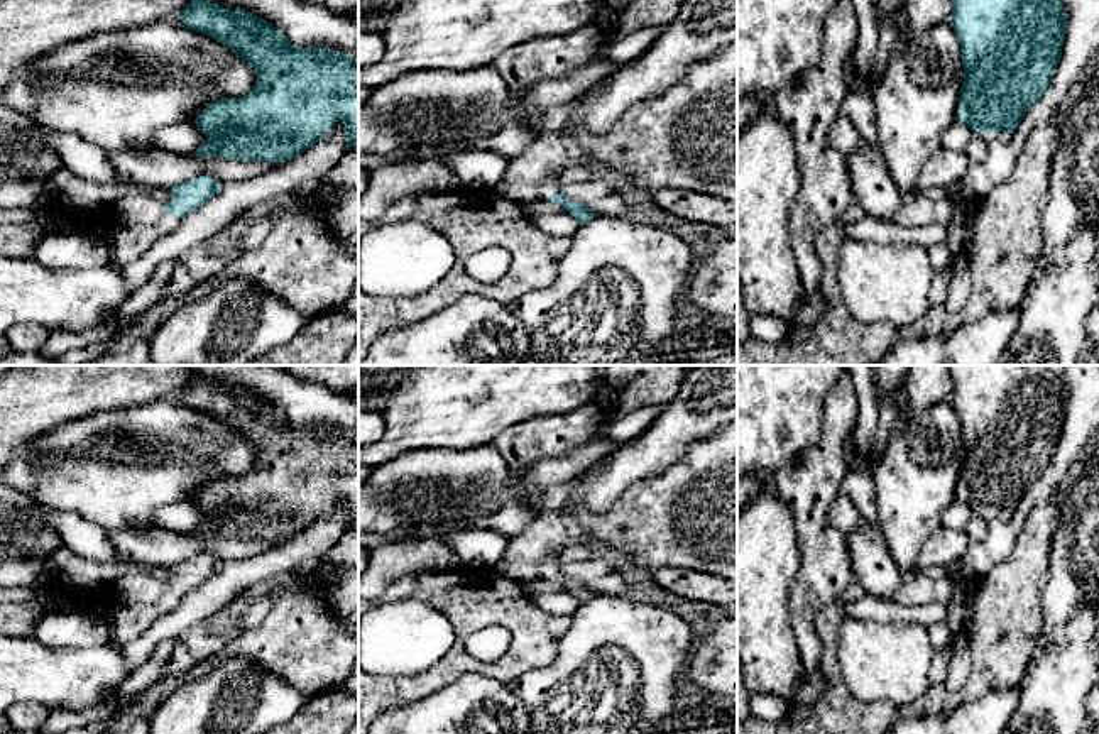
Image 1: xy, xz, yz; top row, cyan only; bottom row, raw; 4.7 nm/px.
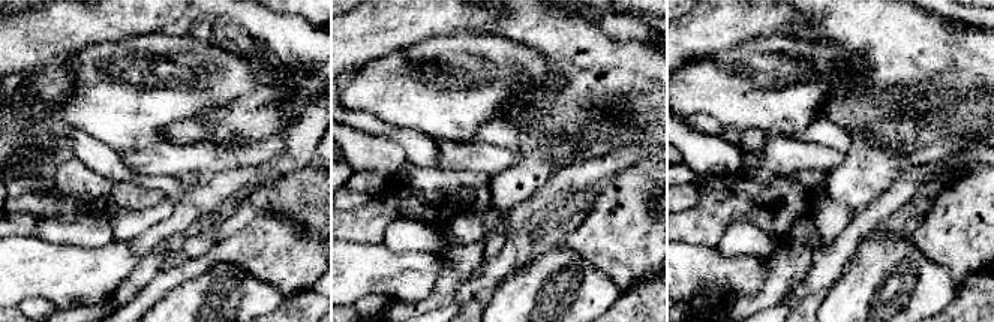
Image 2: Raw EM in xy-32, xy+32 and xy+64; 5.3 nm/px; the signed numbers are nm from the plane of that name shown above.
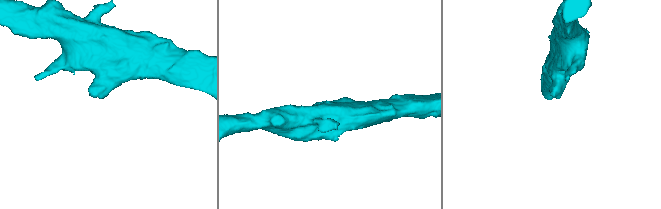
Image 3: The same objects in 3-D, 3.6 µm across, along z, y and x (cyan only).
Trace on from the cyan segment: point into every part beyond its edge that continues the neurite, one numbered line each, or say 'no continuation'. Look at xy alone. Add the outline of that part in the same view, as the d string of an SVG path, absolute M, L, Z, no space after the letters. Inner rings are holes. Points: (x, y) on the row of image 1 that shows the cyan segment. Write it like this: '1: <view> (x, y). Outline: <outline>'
1: xy (127, 244). Outline: M166 208L157 223L117 225L108 237L112 264L127 266L142 257L157 240L171 235L181 223L181 218L171 215Z

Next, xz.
1: xz (550, 186). Outline: M553 173L539 184L539 198L548 200L550 196L560 193L560 174Z

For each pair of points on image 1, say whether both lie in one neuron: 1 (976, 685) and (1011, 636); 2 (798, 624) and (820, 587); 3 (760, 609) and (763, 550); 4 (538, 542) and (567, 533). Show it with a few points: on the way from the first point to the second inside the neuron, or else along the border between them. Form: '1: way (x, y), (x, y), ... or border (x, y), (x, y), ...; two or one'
1: way (988, 673), (998, 662), (1000, 648); one
2: way (803, 616), (805, 604), (812, 596); one
3: way (760, 594), (763, 565); one
4: way (545, 535), (560, 533); one

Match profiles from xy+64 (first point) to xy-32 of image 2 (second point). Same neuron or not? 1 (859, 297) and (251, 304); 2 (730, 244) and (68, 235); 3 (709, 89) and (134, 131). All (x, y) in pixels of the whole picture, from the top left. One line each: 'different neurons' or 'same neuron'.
1: same neuron
2: same neuron
3: same neuron

